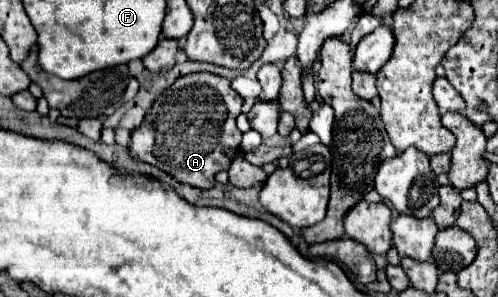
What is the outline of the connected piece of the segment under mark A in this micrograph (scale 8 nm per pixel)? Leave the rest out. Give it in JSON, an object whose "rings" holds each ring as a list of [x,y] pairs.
{"rings":[[[195,72],[181,76],[155,100],[143,124],[131,130],[129,152],[135,160],[171,174],[177,182],[211,188],[215,184],[213,176],[227,170],[231,162],[223,150],[227,146],[239,146],[241,132],[235,120],[241,114],[241,102],[241,96],[231,88],[229,80],[217,74]]]}

